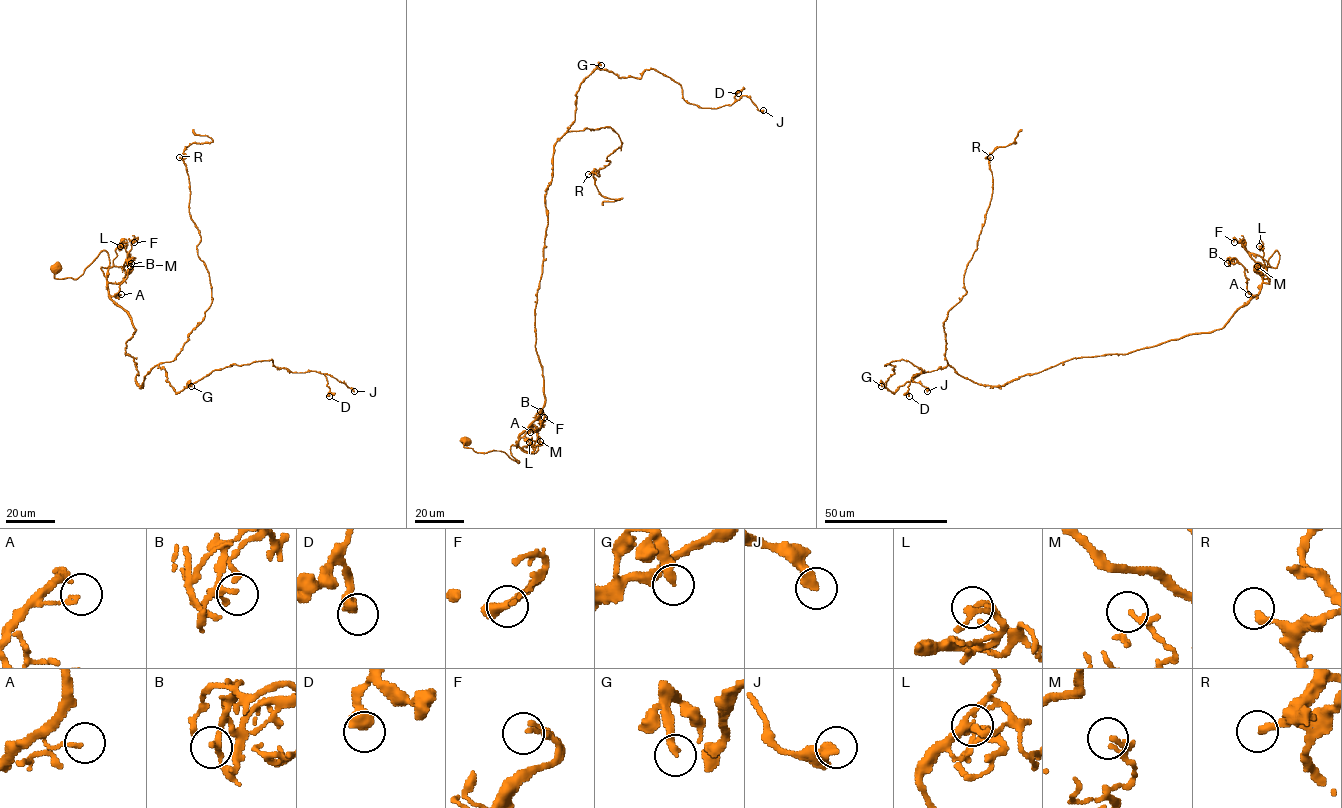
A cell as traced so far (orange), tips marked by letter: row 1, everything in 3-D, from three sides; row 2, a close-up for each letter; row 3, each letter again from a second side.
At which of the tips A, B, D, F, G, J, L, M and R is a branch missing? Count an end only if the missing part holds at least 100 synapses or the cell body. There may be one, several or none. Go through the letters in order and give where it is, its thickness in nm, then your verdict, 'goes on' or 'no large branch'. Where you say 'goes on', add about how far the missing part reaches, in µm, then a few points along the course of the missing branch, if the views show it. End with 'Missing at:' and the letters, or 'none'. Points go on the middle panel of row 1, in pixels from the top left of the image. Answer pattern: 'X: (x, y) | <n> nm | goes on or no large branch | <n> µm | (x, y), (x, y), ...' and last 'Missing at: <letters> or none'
A: (530, 432) | 130 nm | no large branch
B: (540, 411) | 160 nm | no large branch
D: (738, 93) | 480 nm | no large branch
F: (544, 417) | 110 nm | no large branch
G: (601, 65) | 320 nm | no large branch
J: (763, 110) | 400 nm | no large branch
L: (529, 442) | 200 nm | no large branch
M: (540, 441) | 190 nm | no large branch
R: (588, 174) | 240 nm | no large branch
Missing at: none

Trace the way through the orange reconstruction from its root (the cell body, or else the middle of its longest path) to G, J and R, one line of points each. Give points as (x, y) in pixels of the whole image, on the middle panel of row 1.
G: (466, 441), (518, 463), (510, 447), (543, 406), (535, 307), (545, 195), (580, 84), (601, 65)
J: (466, 441), (518, 463), (545, 402), (545, 195), (580, 84), (654, 69), (701, 108), (763, 110)
R: (466, 441), (519, 462), (510, 447), (545, 402), (535, 307), (553, 146), (609, 127), (621, 150), (588, 174)

